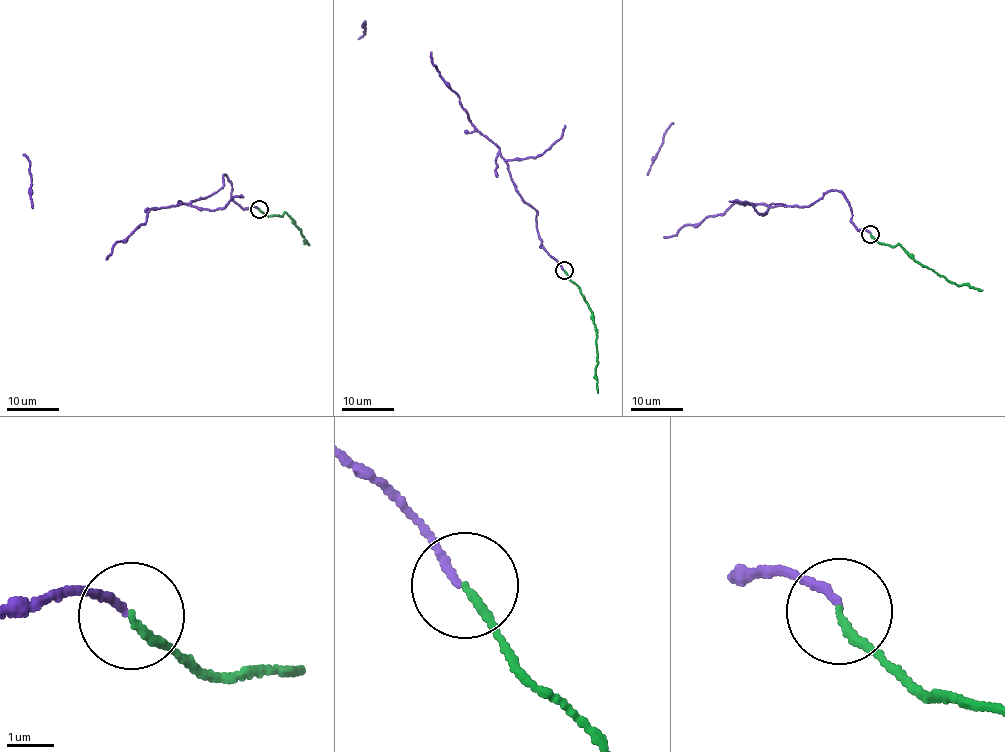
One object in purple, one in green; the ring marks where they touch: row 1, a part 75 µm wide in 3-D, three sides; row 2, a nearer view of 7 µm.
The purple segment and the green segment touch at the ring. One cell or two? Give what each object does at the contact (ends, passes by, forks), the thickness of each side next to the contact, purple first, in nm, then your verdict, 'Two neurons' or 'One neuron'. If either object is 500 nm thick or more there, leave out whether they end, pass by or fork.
At the ring purple ends. At the ring green ends. Thickness 160 nm (purple) against 170 nm. Two neurons

